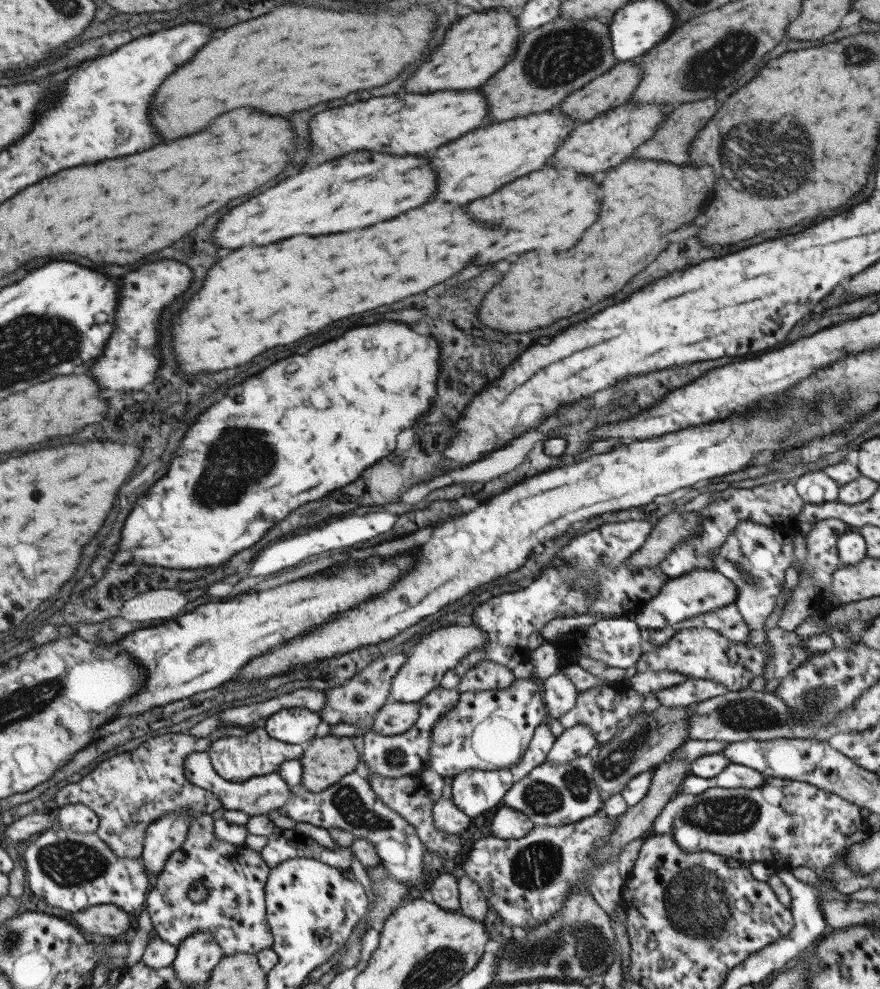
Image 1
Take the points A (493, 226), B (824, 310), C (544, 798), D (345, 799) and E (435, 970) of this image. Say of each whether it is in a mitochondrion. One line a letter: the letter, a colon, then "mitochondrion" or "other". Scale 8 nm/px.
A: other
B: other
C: mitochondrion
D: mitochondrion
E: mitochondrion

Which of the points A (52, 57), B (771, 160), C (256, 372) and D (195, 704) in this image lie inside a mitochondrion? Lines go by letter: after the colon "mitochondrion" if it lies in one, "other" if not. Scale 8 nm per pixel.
A: other
B: mitochondrion
C: other
D: other

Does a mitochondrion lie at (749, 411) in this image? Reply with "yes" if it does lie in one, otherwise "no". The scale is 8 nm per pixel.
no

